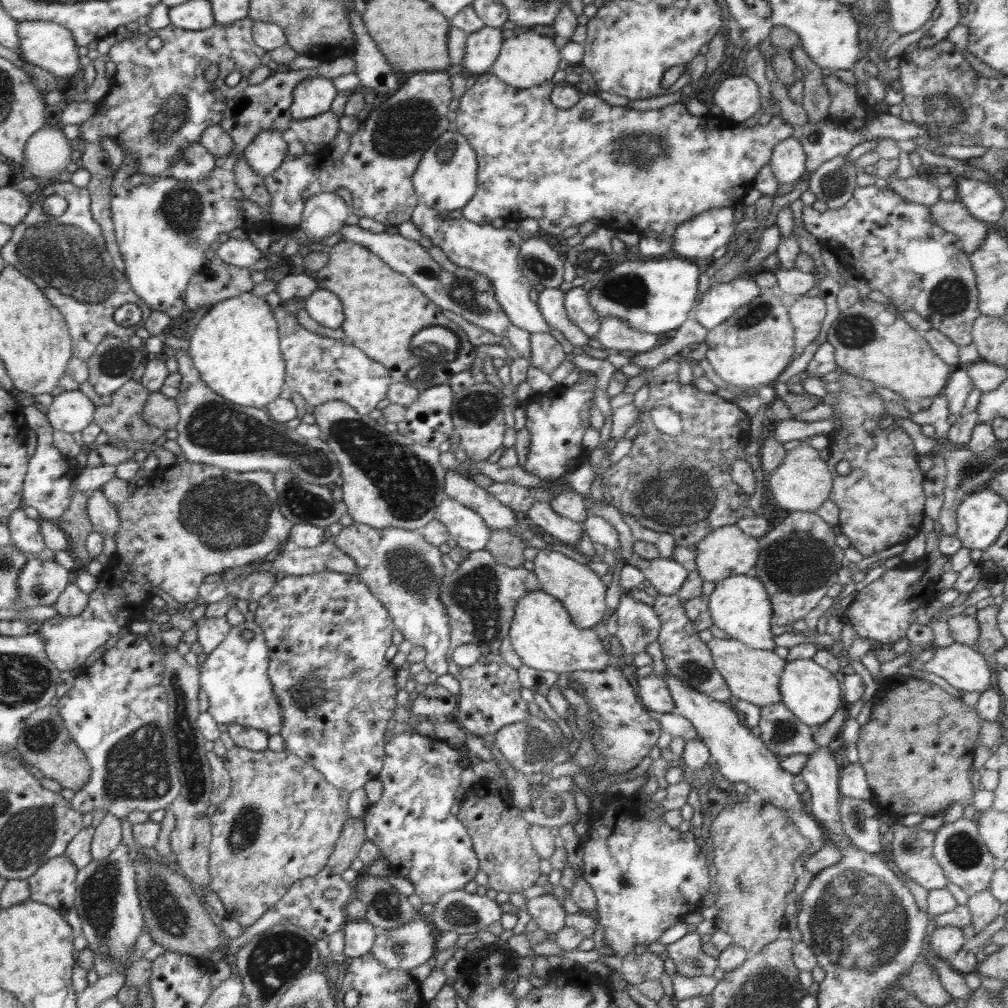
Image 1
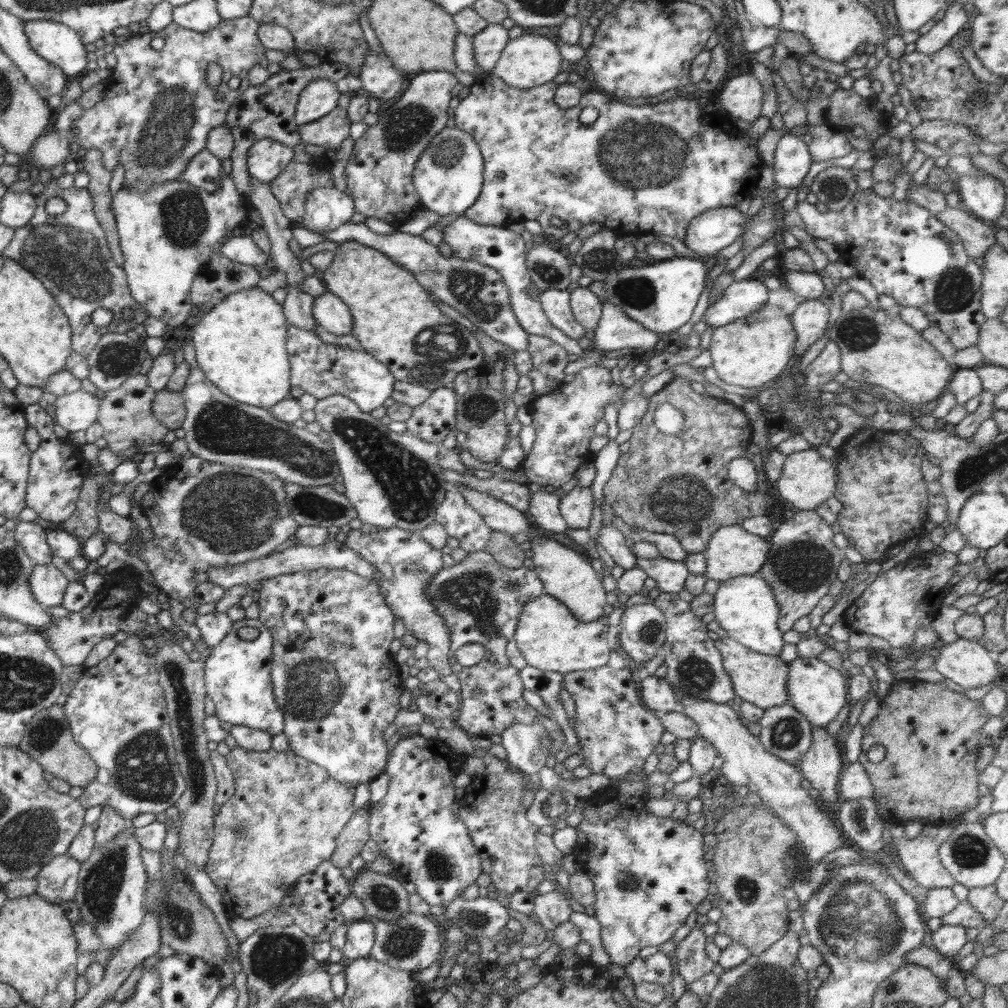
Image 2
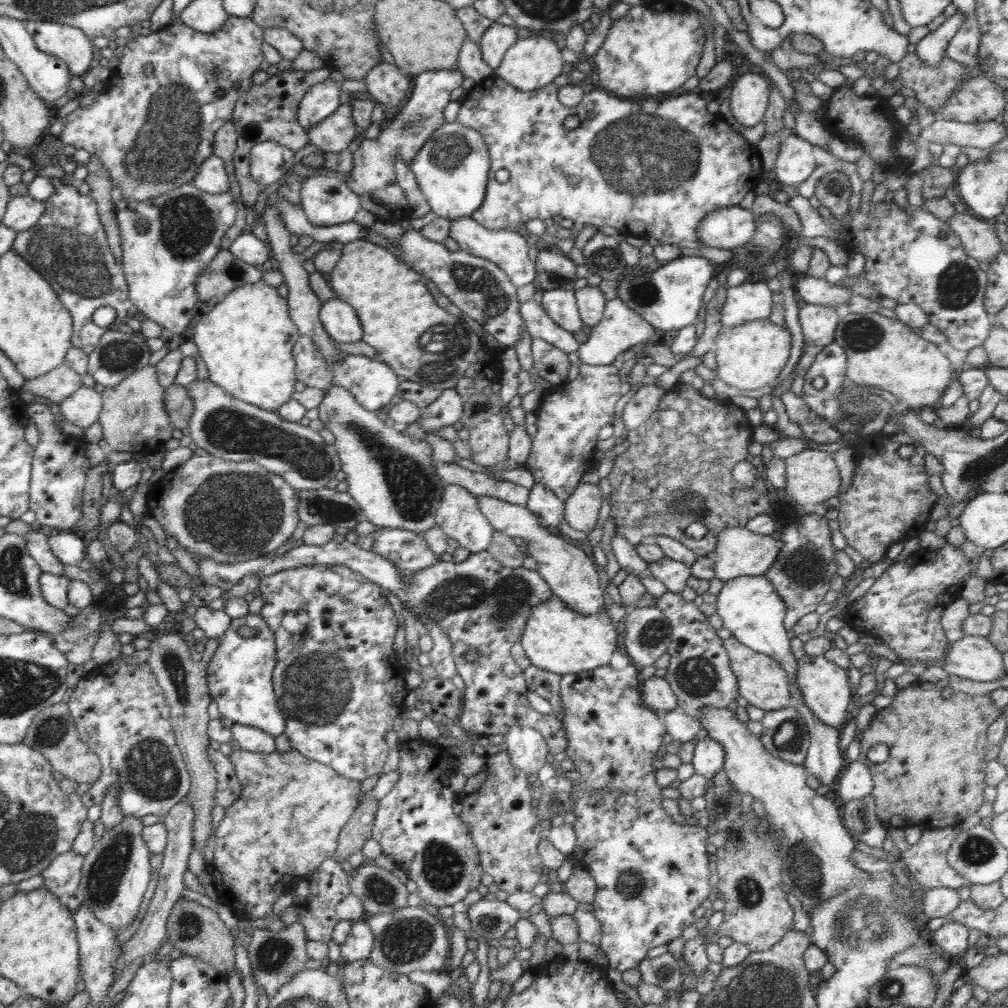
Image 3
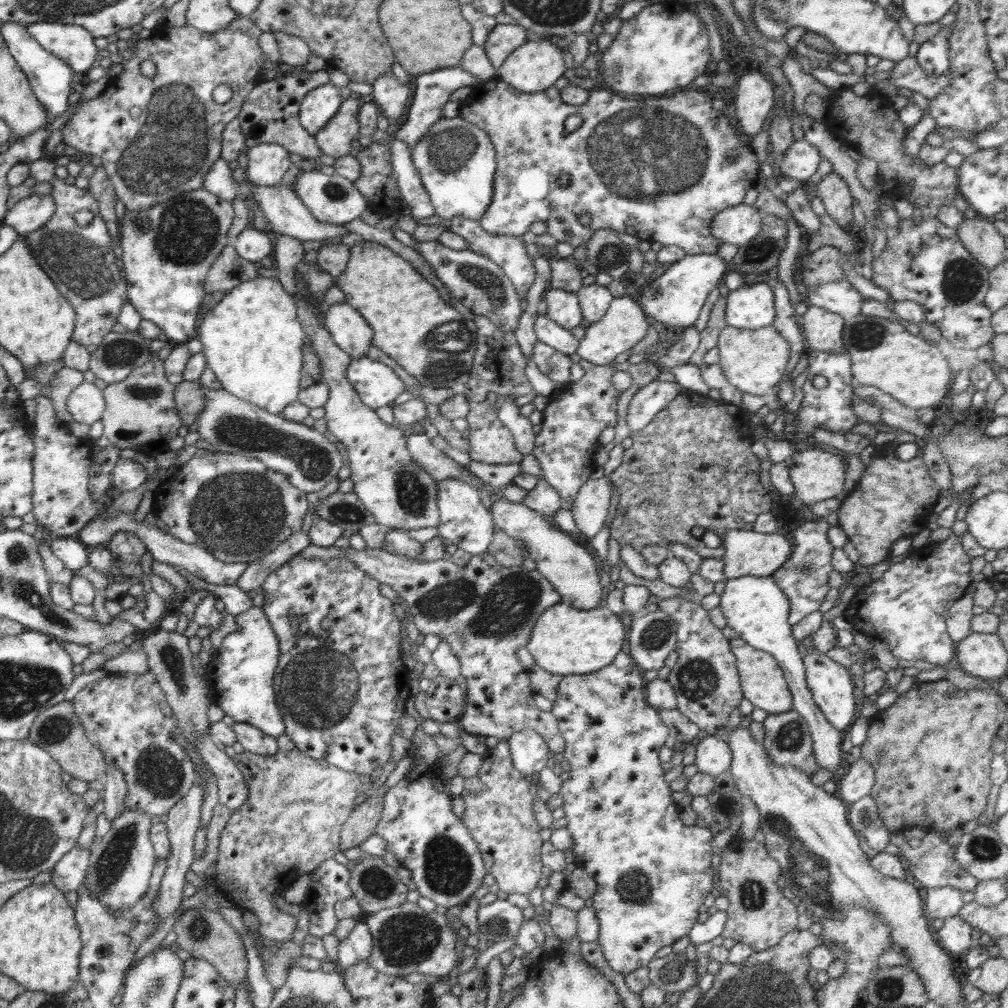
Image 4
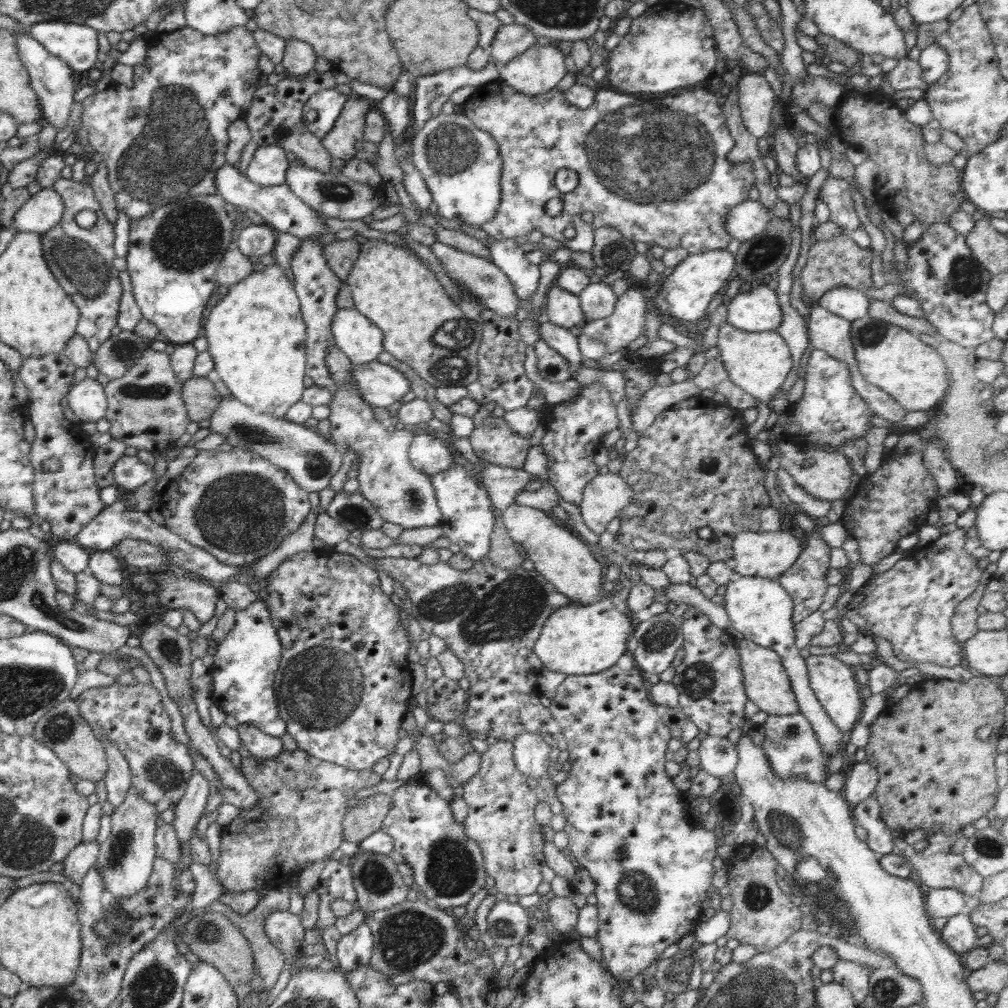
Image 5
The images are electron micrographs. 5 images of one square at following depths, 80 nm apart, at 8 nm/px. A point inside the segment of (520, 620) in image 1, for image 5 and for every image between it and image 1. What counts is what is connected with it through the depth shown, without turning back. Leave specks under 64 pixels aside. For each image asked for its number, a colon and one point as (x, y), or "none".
2: (550, 637)
3: (556, 639)
4: (565, 640)
5: (579, 639)

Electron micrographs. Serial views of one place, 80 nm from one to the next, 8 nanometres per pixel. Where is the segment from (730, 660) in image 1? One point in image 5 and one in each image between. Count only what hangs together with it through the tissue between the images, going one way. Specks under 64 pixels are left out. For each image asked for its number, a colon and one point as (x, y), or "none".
2: (760, 679)
3: (762, 682)
4: (763, 684)
5: (766, 684)

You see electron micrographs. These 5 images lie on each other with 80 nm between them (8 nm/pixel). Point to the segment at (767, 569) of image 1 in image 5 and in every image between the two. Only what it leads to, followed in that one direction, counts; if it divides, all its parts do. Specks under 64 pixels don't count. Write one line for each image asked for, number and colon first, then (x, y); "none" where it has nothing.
2: (802, 562)
3: (806, 562)
4: (803, 578)
5: (805, 582)

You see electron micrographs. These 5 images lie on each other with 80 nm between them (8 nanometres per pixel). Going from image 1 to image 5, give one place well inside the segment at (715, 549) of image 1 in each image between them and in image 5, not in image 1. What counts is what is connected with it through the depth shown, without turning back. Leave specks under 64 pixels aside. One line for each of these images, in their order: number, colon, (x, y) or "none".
2: (732, 551)
3: (739, 552)
4: (747, 552)
5: (766, 554)

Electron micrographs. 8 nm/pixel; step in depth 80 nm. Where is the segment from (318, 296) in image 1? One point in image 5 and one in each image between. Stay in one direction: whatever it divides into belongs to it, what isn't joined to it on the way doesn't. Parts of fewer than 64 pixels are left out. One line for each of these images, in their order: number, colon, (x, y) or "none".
2: (330, 312)
3: (340, 320)
4: (348, 329)
5: (361, 341)

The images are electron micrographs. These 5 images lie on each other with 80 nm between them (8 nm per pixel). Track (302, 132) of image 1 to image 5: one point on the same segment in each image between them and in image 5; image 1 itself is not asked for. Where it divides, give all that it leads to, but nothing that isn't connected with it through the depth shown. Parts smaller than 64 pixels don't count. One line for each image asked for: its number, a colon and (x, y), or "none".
2: (329, 131)
3: (334, 134)
4: (335, 139)
5: (343, 141)

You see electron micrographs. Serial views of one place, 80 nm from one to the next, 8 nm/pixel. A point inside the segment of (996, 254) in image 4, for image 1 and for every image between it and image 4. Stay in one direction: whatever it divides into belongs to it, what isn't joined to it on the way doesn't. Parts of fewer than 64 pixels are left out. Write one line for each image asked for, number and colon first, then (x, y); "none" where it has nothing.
1: (952, 217)
2: (977, 238)
3: (979, 239)

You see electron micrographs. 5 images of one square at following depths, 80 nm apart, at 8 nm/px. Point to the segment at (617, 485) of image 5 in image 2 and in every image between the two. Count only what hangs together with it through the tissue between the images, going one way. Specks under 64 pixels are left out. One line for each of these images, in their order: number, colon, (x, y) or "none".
2: (576, 506)
3: (581, 509)
4: (589, 509)

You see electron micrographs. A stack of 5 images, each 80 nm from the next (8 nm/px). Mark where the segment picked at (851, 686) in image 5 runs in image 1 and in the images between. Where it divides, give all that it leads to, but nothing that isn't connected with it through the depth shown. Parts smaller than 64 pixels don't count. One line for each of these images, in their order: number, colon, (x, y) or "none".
1: (810, 691)
2: (818, 692)
3: (824, 686)
4: (830, 683)

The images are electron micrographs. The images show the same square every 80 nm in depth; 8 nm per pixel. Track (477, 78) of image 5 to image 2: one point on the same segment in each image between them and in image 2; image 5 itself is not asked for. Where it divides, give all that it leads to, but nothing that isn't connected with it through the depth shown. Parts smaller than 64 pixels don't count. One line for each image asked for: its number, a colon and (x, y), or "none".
2: (379, 170)
3: (373, 178)
4: (433, 89)

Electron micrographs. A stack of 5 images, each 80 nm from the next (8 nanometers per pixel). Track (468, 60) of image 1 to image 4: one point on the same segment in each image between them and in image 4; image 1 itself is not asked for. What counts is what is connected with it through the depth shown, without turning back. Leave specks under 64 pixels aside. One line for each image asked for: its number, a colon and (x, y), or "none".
2: (488, 43)
3: (497, 39)
4: (504, 38)

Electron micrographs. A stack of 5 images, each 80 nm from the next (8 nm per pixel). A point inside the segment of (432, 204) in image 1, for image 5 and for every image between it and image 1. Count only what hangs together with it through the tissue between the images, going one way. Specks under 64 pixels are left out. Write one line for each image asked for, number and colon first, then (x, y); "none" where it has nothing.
2: (448, 177)
3: (452, 168)
4: (456, 160)
5: (460, 164)

